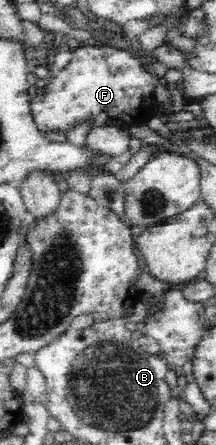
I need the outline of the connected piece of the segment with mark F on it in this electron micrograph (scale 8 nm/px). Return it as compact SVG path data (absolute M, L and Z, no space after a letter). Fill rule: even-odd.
M95 41L83 44L72 50L72 53L71 62L55 78L51 78L32 101L32 113L39 132L66 133L71 124L87 121L87 119L93 119L93 124L109 124L119 128L129 128L138 123L147 123L153 117L157 105L153 89L162 80L155 77L147 65L141 64L141 59L136 55L113 46L98 46Z

